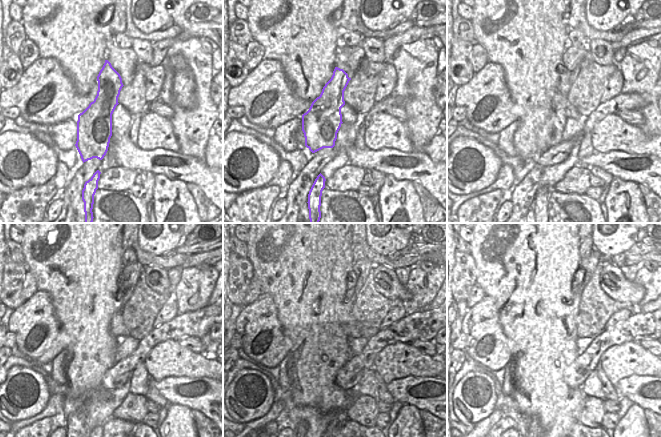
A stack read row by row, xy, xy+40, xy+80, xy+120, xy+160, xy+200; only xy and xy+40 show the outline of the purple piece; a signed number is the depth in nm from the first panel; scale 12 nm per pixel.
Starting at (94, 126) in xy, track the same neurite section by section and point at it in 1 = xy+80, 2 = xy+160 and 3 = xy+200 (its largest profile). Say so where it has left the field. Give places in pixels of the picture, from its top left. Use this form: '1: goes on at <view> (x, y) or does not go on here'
1: goes on at xy+80 (550, 134)
2: goes on at xy+160 (361, 268)
3: goes on at xy+200 (589, 264)

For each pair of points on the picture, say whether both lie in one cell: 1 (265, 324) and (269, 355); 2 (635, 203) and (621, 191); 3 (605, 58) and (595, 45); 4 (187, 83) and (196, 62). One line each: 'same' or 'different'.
1: same
2: same
3: same
4: different

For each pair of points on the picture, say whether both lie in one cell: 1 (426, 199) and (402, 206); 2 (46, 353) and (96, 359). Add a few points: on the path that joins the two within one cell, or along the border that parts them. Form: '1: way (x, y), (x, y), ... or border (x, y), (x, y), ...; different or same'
1: border (412, 183), (423, 212); different
2: border (60, 326), (69, 337), (69, 346), (66, 349); different

